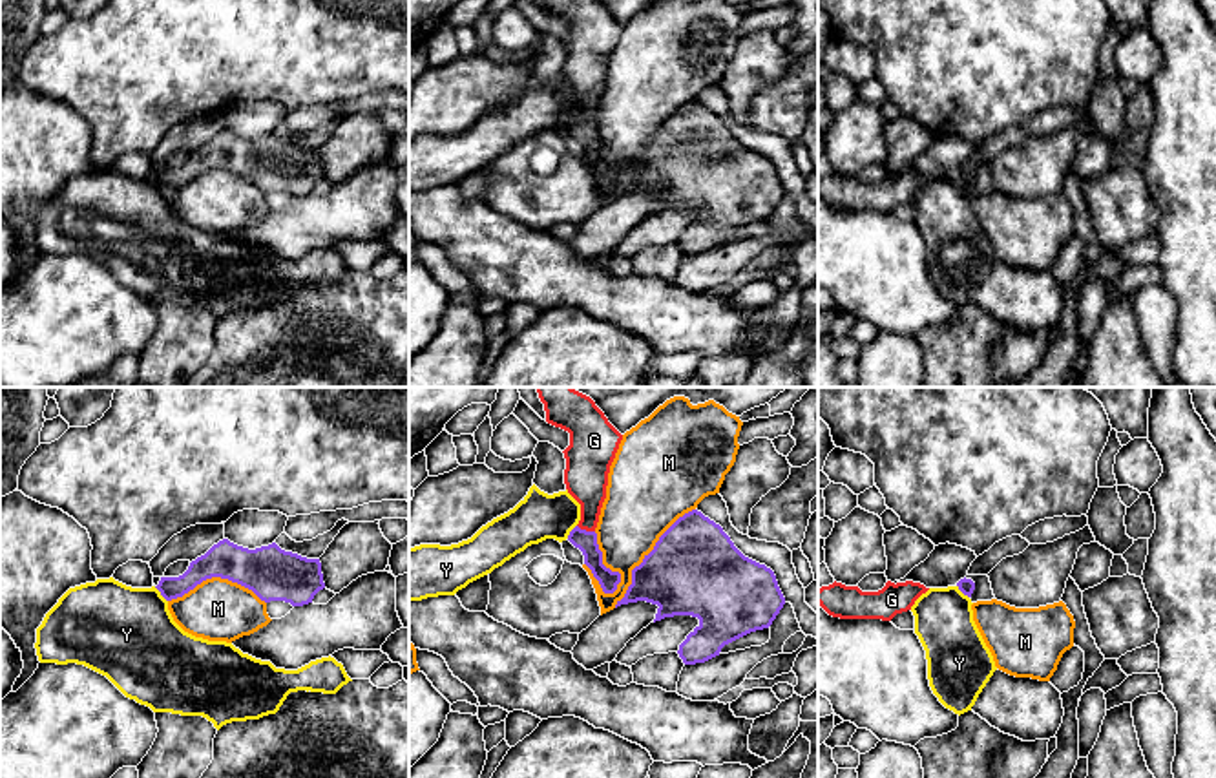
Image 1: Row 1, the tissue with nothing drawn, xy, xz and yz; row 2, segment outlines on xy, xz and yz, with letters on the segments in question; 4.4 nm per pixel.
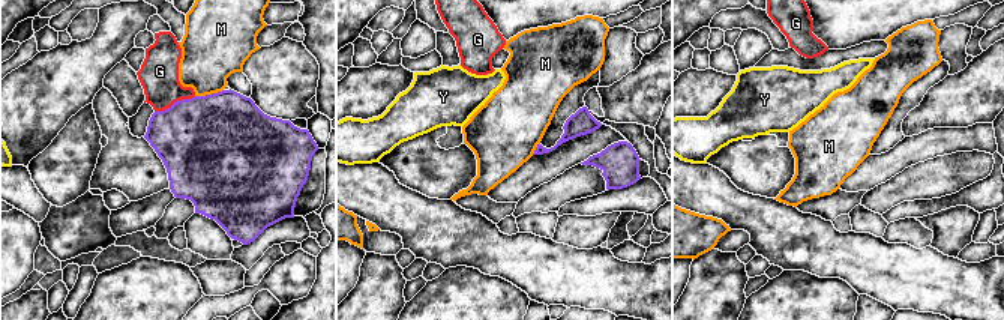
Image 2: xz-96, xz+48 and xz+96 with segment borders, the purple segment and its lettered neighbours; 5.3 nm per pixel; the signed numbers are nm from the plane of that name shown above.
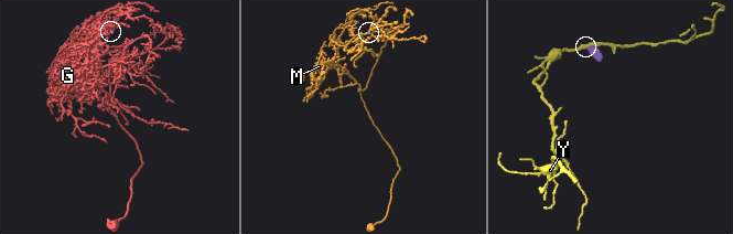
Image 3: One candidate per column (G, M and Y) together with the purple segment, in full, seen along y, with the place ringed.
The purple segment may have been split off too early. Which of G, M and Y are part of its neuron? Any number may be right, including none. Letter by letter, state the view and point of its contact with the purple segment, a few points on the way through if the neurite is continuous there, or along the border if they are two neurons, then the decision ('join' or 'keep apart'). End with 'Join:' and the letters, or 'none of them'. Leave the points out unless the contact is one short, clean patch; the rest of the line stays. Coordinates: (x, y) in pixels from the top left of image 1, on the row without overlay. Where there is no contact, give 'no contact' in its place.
G: meets purple in xz at (585, 121); runs through xz (587, 132), (585, 121), (587, 64); join
M: meets purple in xz at (647, 147); keep apart
Y: meets purple in xy at (161, 185); border along xy (154, 178), (167, 192); keep apart
Join: G

